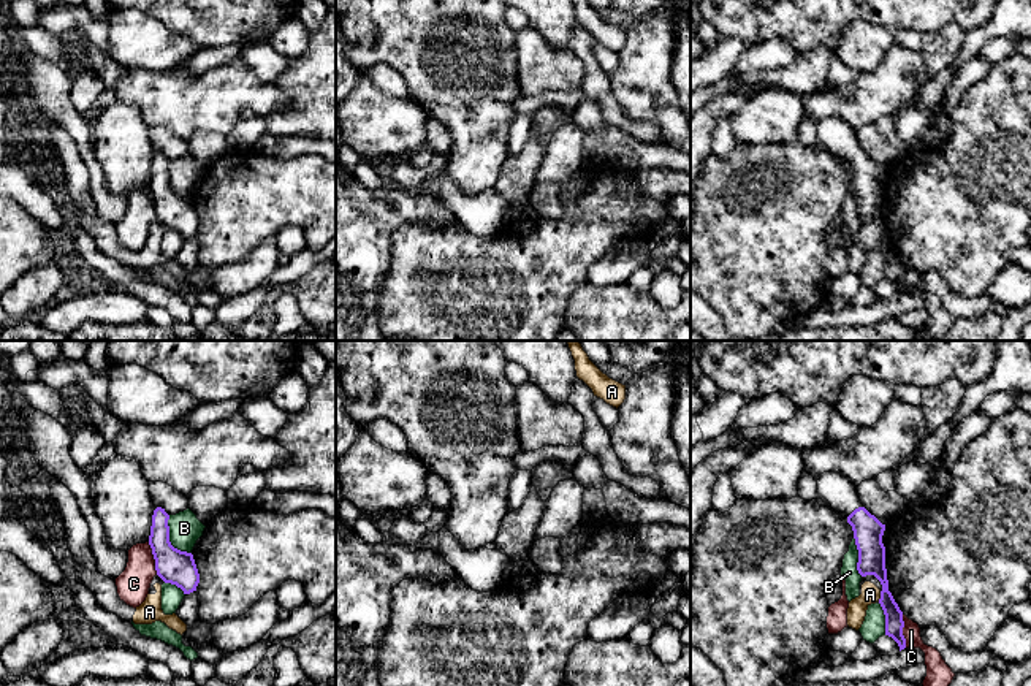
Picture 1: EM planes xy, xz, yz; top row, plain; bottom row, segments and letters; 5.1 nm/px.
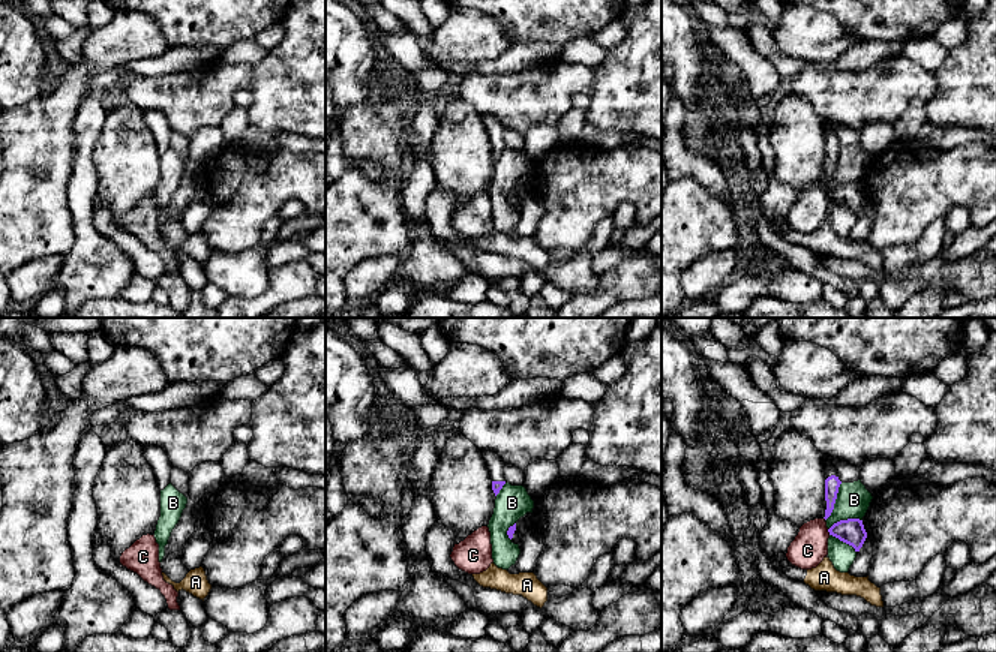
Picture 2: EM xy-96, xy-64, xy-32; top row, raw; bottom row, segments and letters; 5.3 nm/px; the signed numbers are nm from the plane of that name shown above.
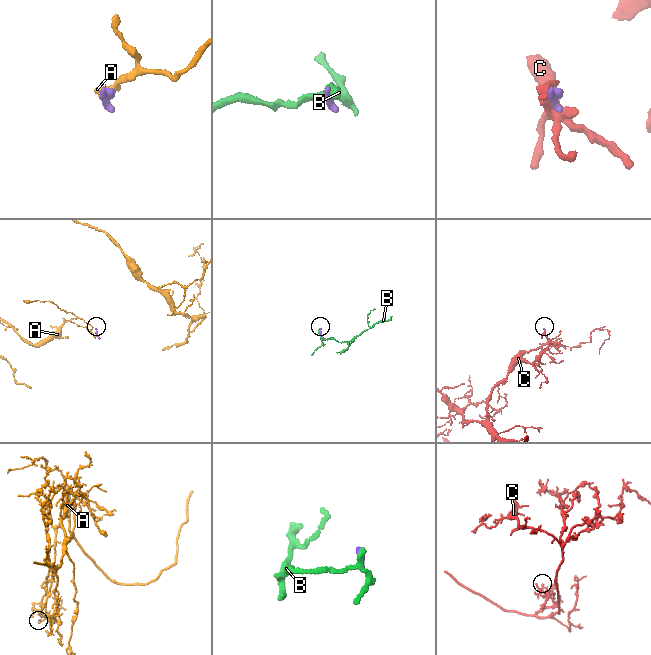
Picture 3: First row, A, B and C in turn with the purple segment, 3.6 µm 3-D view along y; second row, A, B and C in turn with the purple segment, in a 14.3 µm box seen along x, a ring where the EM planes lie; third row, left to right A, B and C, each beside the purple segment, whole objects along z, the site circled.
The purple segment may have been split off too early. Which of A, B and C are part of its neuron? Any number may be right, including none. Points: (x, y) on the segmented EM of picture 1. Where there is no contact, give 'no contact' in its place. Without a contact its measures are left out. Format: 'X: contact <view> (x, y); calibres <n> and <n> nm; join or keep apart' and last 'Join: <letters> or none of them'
A: contact yz (881, 596); calibres 140 and 100 nm; keep apart
B: contact xy (168, 539); calibres 180 and 160 nm; keep apart
C: contact xy (154, 558); calibres 180 and 170 nm; keep apart
Join: none of them

